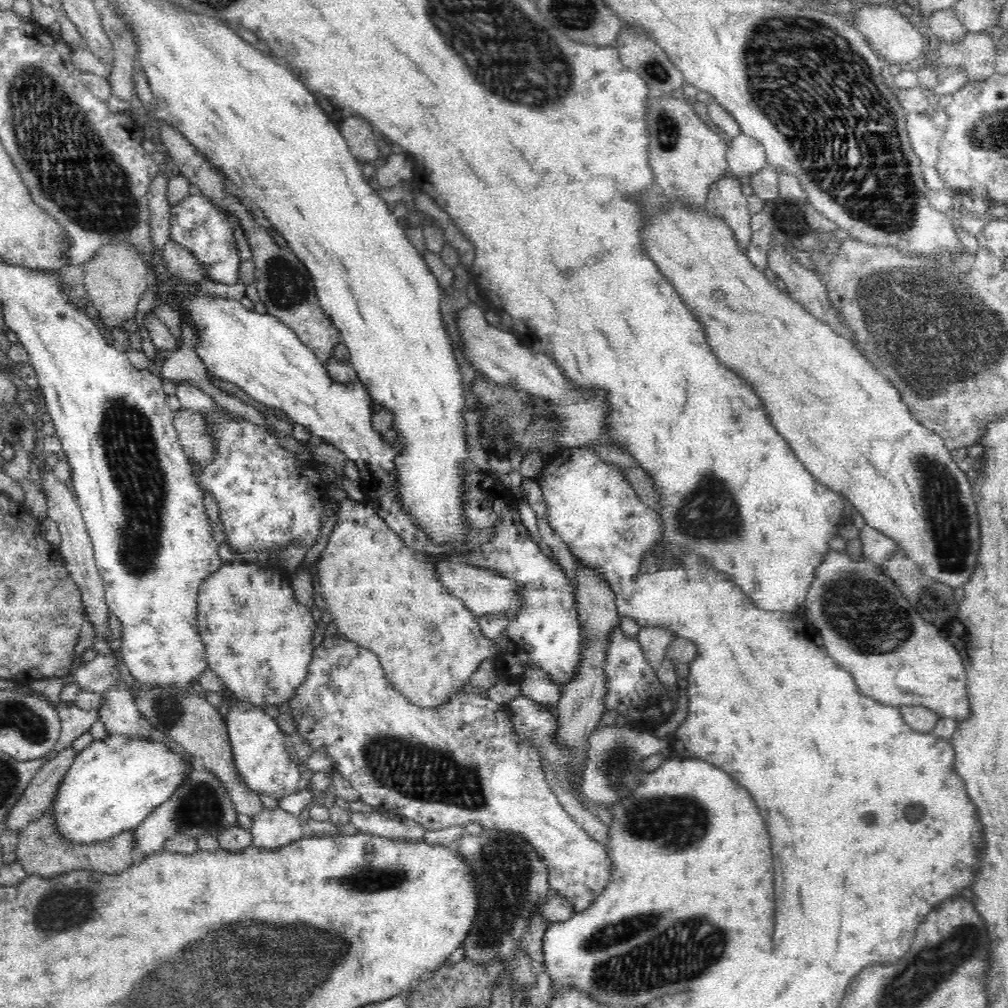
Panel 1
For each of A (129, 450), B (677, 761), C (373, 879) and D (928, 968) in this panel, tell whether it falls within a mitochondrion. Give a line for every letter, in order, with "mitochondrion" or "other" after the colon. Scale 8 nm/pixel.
A: mitochondrion
B: other
C: mitochondrion
D: mitochondrion

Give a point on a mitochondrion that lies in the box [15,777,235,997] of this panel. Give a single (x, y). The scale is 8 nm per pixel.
(80, 901)

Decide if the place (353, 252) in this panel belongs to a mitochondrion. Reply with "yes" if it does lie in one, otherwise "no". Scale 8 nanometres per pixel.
no

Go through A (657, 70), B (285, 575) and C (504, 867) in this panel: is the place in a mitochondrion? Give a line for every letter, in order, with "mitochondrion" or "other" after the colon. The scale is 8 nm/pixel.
A: mitochondrion
B: other
C: mitochondrion

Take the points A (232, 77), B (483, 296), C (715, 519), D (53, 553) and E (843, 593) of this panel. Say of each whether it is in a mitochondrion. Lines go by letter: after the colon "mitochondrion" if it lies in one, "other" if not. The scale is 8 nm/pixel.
A: other
B: other
C: mitochondrion
D: other
E: mitochondrion

